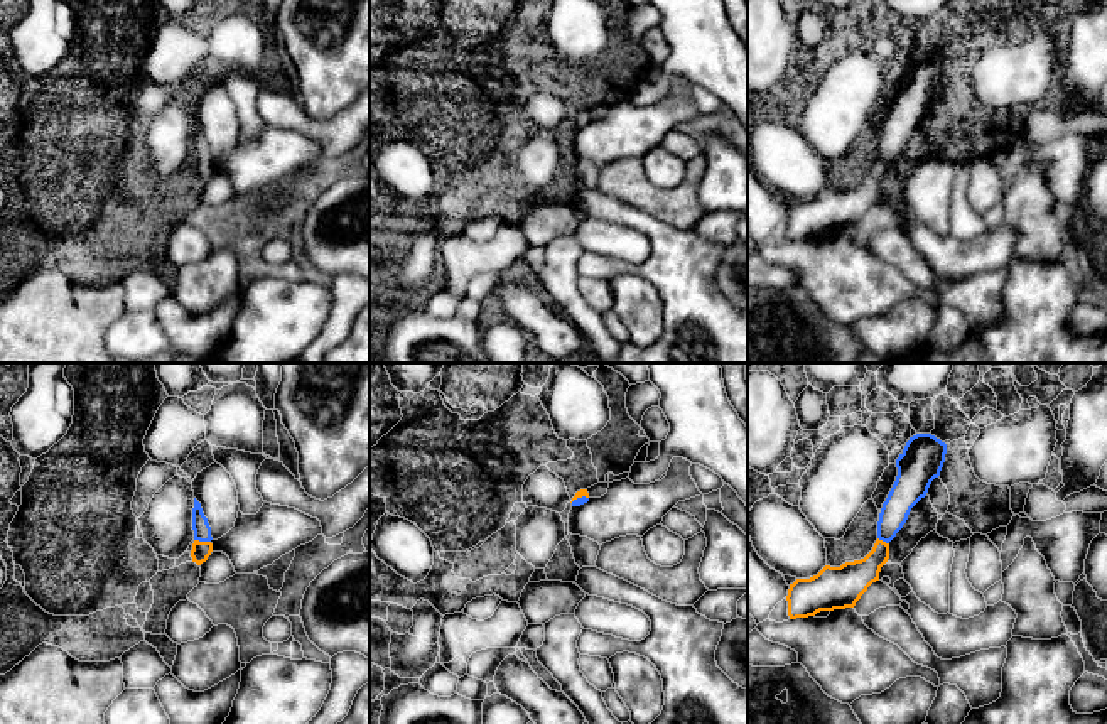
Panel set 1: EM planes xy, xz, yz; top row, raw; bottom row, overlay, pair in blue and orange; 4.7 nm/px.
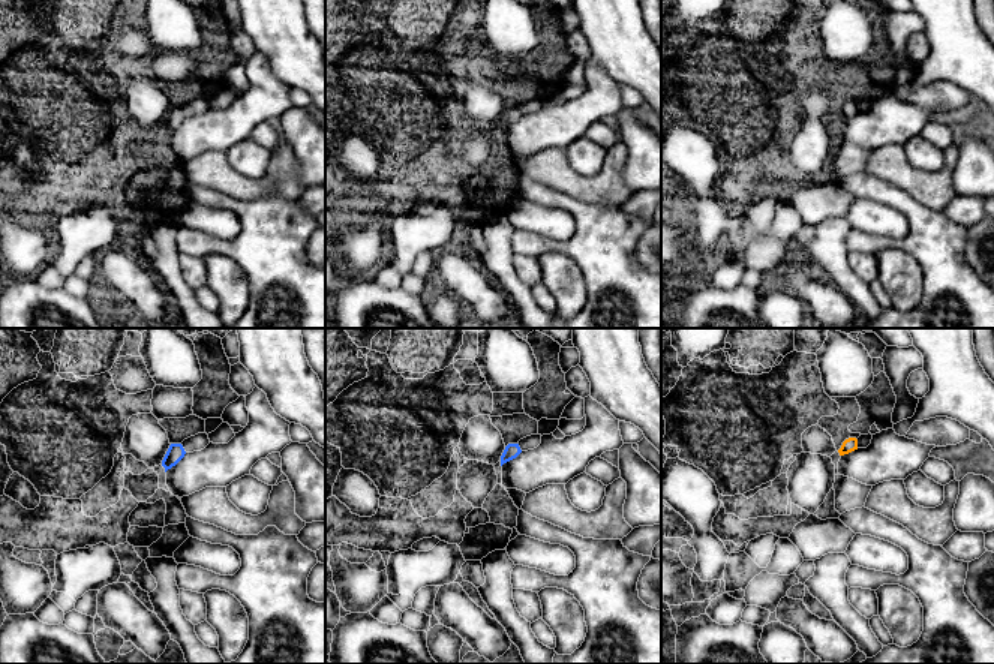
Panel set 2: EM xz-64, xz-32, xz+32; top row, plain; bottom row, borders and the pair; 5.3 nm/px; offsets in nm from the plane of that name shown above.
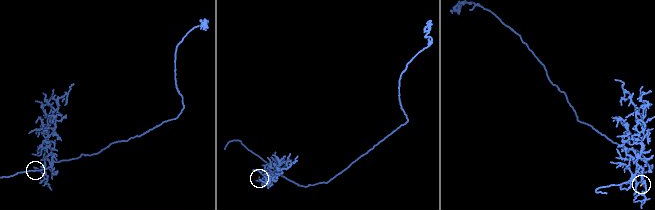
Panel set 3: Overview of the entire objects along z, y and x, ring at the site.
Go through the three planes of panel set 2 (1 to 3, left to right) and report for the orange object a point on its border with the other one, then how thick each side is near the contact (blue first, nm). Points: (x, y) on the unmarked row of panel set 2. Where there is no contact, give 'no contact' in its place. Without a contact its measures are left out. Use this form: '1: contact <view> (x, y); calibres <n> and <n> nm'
1: no contact
2: no contact
3: no contact

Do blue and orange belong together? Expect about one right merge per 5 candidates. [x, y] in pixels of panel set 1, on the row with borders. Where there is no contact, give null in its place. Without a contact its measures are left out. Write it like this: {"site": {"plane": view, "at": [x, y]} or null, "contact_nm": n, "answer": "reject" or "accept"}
{"site": {"plane": "xy", "at": [203, 540]}, "contact_nm": 80, "answer": "accept"}

